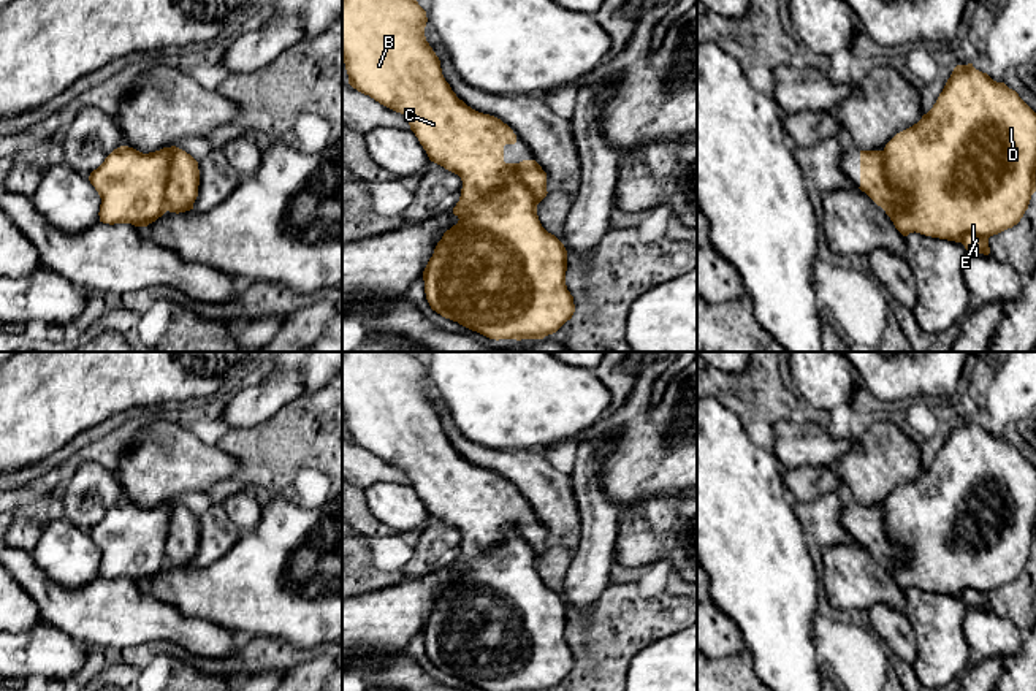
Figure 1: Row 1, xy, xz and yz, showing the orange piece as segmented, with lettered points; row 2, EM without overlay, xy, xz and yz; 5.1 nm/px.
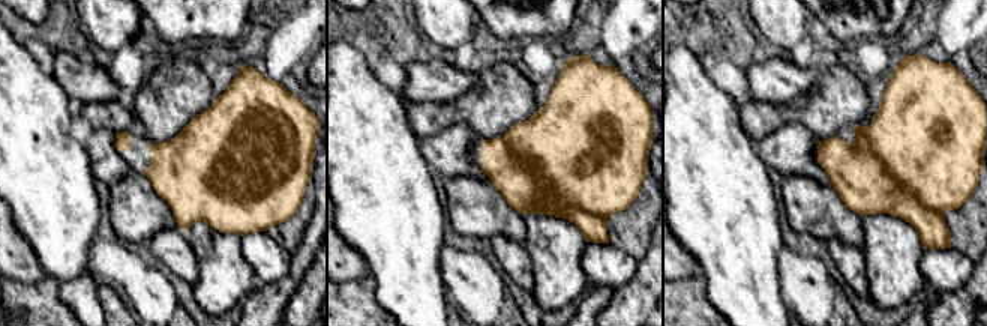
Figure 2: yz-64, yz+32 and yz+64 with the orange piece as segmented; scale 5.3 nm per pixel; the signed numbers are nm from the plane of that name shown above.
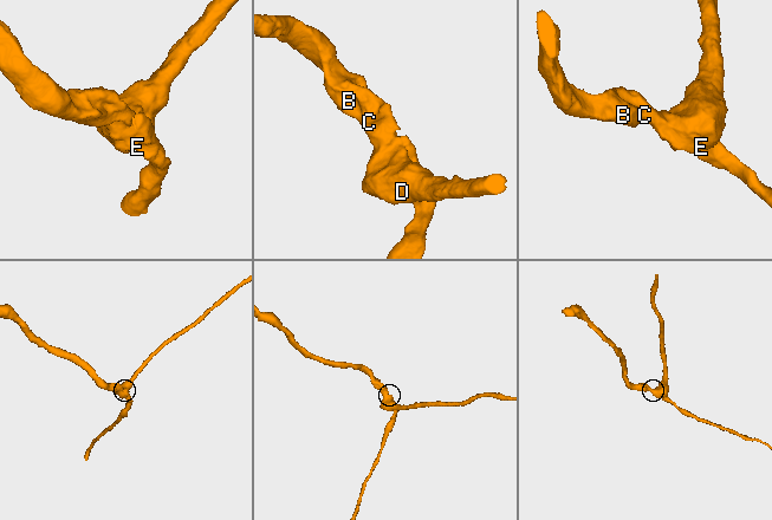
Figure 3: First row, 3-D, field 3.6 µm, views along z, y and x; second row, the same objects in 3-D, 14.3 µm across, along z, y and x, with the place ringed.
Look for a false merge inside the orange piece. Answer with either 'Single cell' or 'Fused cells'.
Single cell

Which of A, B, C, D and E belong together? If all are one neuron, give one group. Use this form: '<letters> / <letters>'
A B C D E

